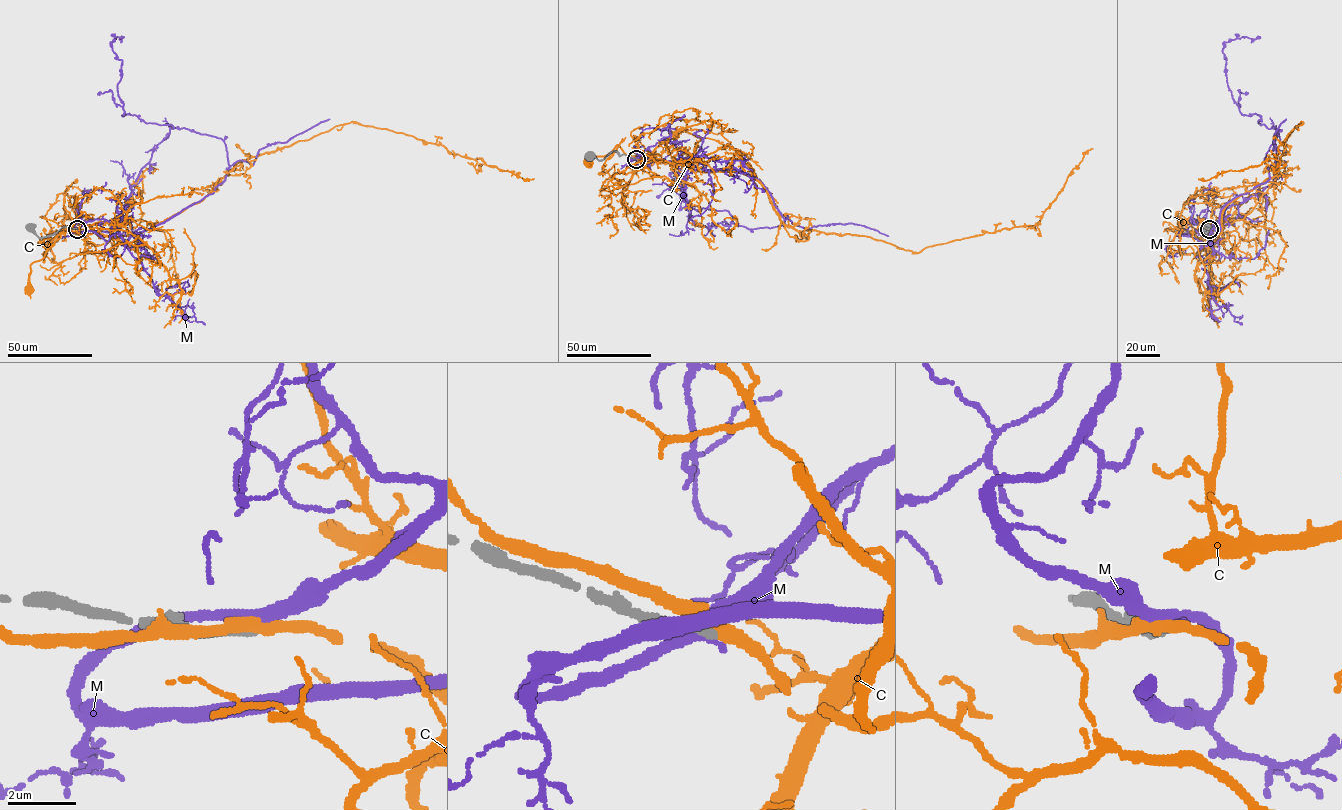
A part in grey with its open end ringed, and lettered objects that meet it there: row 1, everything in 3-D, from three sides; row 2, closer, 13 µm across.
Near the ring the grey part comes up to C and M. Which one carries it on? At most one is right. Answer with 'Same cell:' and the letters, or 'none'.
Same cell: none

